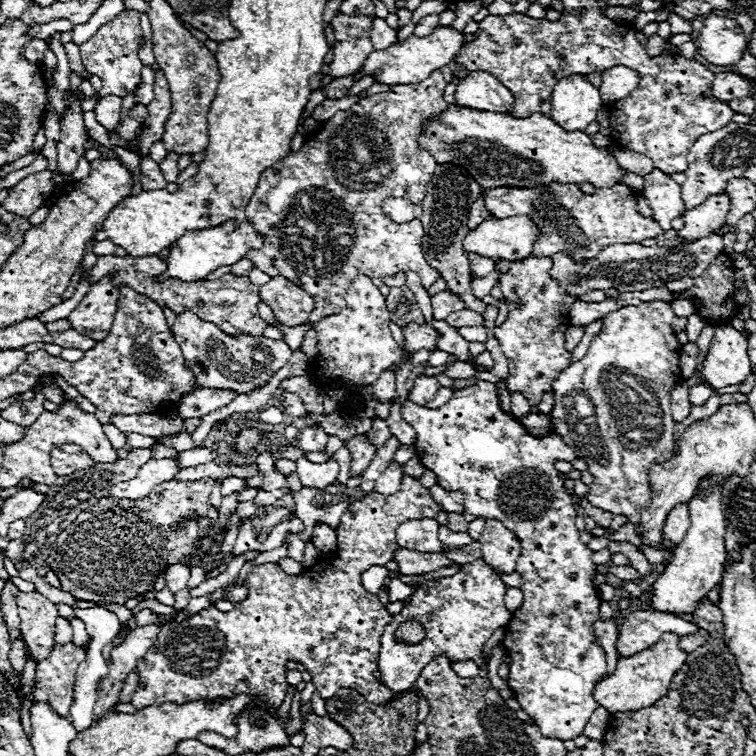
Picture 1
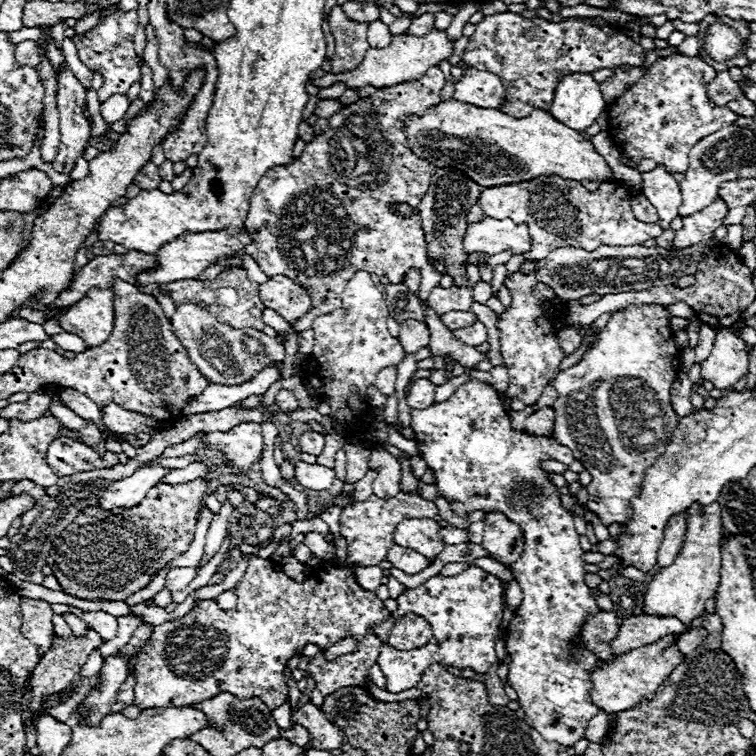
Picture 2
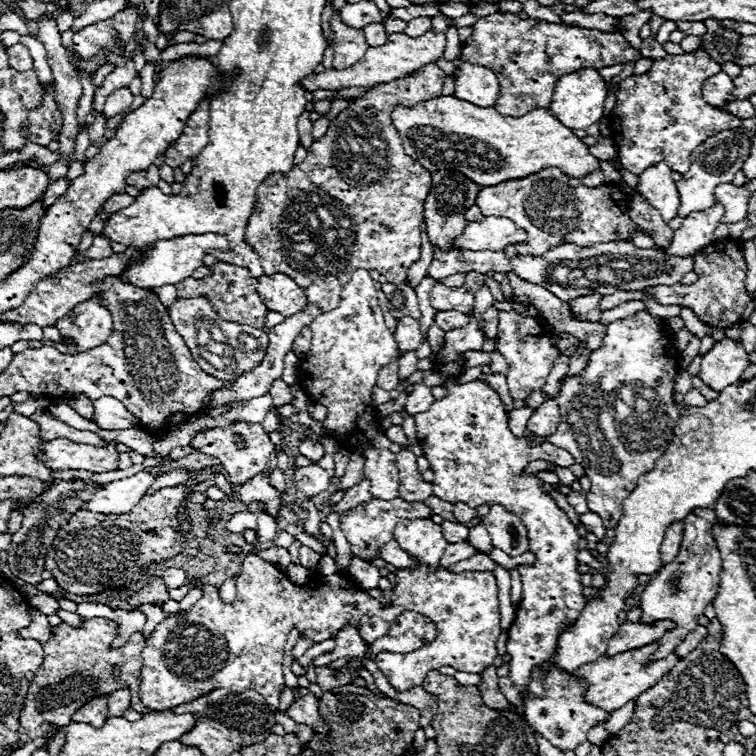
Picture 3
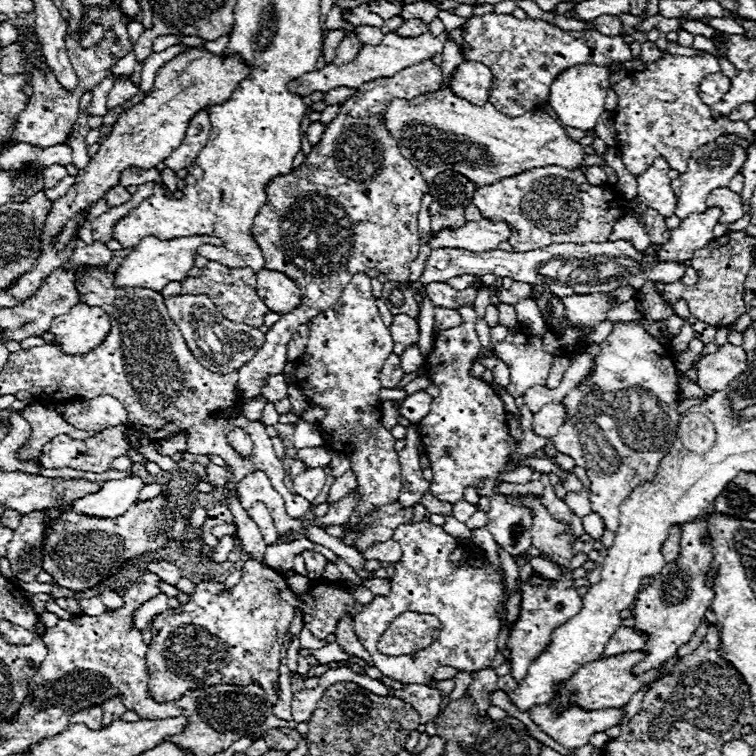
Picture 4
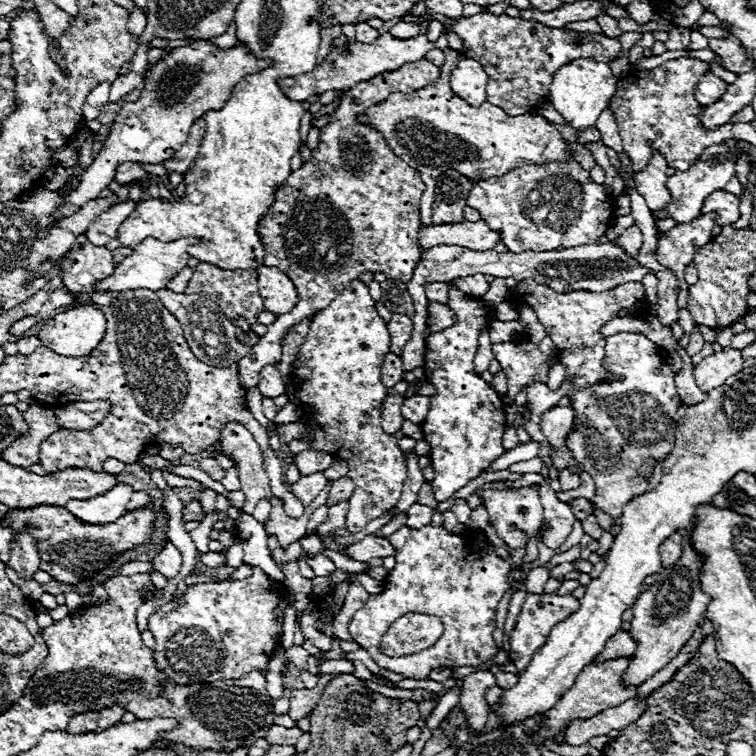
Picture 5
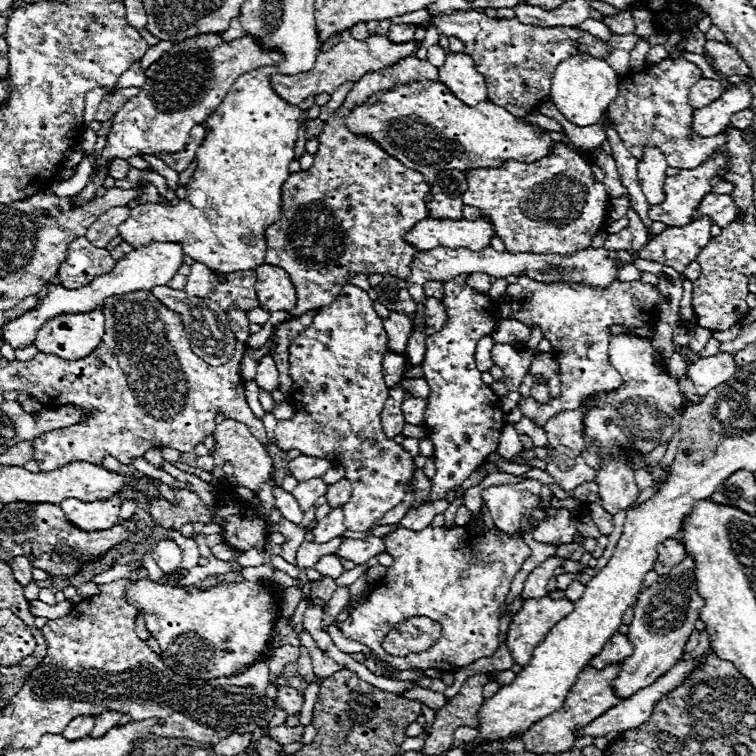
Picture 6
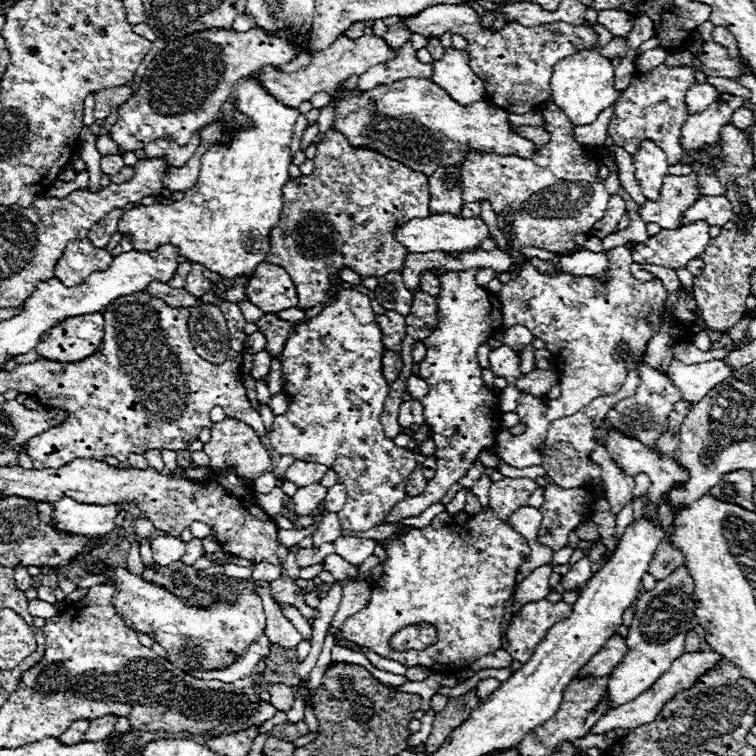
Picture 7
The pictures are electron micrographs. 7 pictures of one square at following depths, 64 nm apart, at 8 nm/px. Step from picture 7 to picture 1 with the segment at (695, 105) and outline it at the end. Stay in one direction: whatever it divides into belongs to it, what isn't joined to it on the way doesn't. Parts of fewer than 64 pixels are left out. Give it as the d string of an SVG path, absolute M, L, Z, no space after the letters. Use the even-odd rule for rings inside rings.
M720 72L712 80L712 96L718 98L720 102L728 102L732 98L744 98L750 96L752 92L752 82L742 80L734 72Z

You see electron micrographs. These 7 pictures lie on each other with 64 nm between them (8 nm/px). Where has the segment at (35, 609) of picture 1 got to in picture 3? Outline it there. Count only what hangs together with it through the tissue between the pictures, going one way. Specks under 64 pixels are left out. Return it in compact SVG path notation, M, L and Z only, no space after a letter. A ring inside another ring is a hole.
M34 608L30 610L30 614L32 614L30 626L28 626L28 628L22 628L18 634L20 634L22 638L40 640L42 644L48 642L48 638L52 636L52 628L50 628L50 624L48 624L48 620L46 620L46 614L42 614L42 612L34 610Z

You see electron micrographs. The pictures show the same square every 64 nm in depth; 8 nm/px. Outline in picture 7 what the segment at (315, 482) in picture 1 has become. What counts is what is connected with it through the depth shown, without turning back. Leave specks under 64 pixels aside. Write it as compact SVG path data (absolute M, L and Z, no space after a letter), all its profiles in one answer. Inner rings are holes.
M310 484L308 488L298 488L298 492L292 496L294 508L300 516L312 514L320 506L324 496L326 496L326 488L320 484Z

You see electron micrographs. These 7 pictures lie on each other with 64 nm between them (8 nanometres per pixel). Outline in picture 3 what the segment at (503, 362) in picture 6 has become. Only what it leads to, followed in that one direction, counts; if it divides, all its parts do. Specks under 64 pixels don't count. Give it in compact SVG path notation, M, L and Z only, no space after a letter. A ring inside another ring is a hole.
M502 310L498 314L498 318L500 318L498 352L506 358L506 362L510 366L508 376L506 376L508 390L514 400L524 400L524 398L528 398L528 394L532 390L538 390L546 384L546 376L550 374L552 364L560 352L550 346L550 336L548 336L546 326L538 324L534 318L520 316L516 310Z

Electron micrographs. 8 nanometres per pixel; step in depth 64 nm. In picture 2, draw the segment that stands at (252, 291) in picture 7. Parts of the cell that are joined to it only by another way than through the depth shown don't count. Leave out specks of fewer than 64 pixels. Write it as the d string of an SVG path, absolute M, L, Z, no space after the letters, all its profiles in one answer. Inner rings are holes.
M274 276L260 284L260 300L266 308L276 310L284 320L292 322L312 308L308 292L286 276Z

